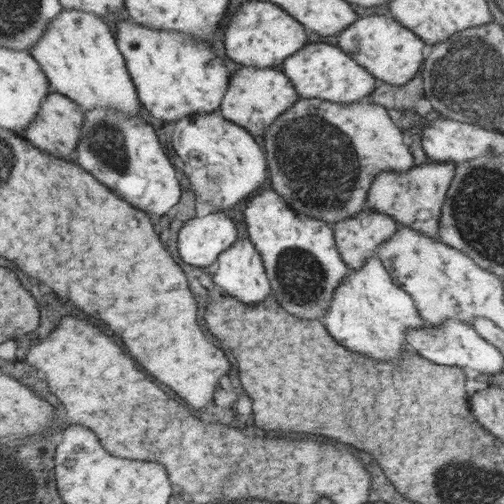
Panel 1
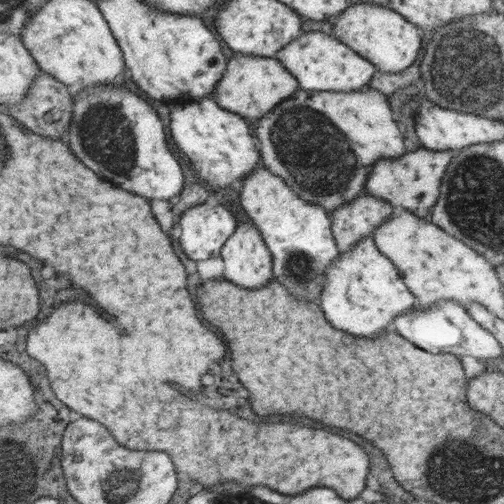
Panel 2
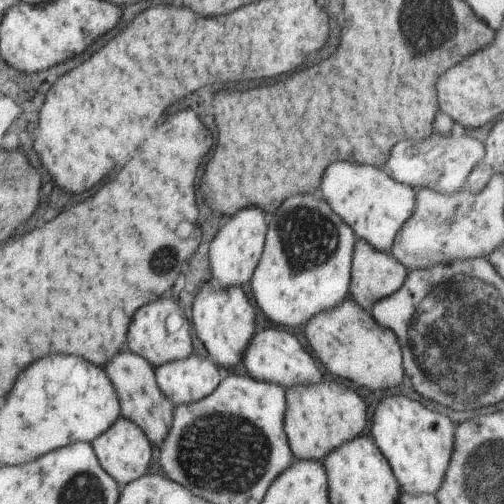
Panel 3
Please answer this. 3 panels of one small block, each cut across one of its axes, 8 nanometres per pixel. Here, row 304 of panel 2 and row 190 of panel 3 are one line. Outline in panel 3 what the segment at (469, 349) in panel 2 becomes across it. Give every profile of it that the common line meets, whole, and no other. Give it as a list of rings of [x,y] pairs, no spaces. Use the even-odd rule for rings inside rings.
[[[463,134],[461,138],[451,136],[431,136],[431,140],[425,142],[401,142],[395,146],[395,154],[391,154],[391,162],[385,162],[383,168],[387,176],[391,176],[395,182],[411,186],[413,190],[433,190],[443,196],[453,196],[467,188],[467,178],[471,176],[473,168],[483,160],[485,146],[481,146],[477,140],[467,138]]]

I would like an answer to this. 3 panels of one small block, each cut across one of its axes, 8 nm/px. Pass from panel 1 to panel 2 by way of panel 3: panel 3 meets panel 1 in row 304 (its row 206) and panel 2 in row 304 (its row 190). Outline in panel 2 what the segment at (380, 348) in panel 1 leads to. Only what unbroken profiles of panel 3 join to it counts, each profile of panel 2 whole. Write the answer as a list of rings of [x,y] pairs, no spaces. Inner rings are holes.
[[[371,236],[357,242],[357,246],[349,252],[339,252],[337,260],[327,270],[327,282],[323,292],[323,308],[327,312],[327,320],[335,324],[335,328],[363,338],[373,338],[381,334],[381,330],[391,328],[395,316],[405,314],[417,306],[415,296],[401,280],[395,264],[379,252],[375,240]]]

